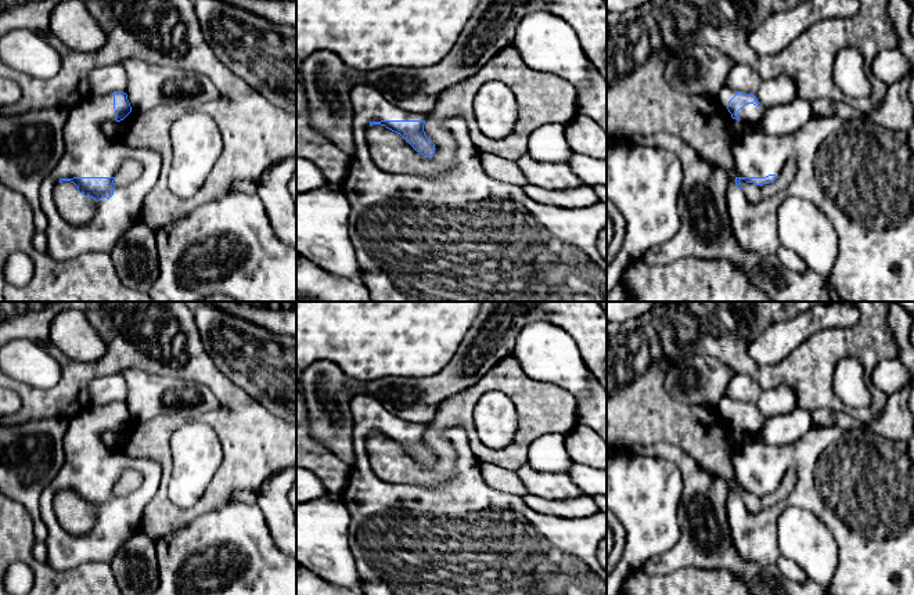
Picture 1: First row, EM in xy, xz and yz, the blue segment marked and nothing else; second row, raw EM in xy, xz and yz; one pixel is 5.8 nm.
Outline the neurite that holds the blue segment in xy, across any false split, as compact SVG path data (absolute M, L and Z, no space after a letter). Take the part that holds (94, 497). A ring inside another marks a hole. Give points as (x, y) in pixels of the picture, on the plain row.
M114 401L102 405L89 405L79 415L68 419L68 429L62 437L64 464L58 475L46 486L40 495L40 515L47 527L46 562L57 571L76 569L89 562L111 563L123 544L140 530L143 512L158 493L162 468L158 461L147 458L140 461L122 452L119 446L107 446L104 432L120 432L132 422L127 404ZM125 470L137 470L143 482L136 491L126 497L116 497L114 490ZM71 491L78 501L98 512L94 527L83 536L69 534L58 522L54 500L58 493Z

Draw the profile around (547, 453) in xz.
M559 433L544 434L529 444L526 462L540 472L568 472L573 461L565 447L565 436Z

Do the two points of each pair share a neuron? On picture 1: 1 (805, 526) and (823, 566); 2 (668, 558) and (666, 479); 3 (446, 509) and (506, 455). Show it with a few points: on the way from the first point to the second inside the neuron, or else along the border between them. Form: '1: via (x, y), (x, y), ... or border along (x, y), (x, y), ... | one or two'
1: via (805, 536), (817, 556) | one
2: border along (675, 545), (659, 556), (652, 556), (641, 568) | two
3: border along (467, 433), (470, 449), (479, 464) | two

